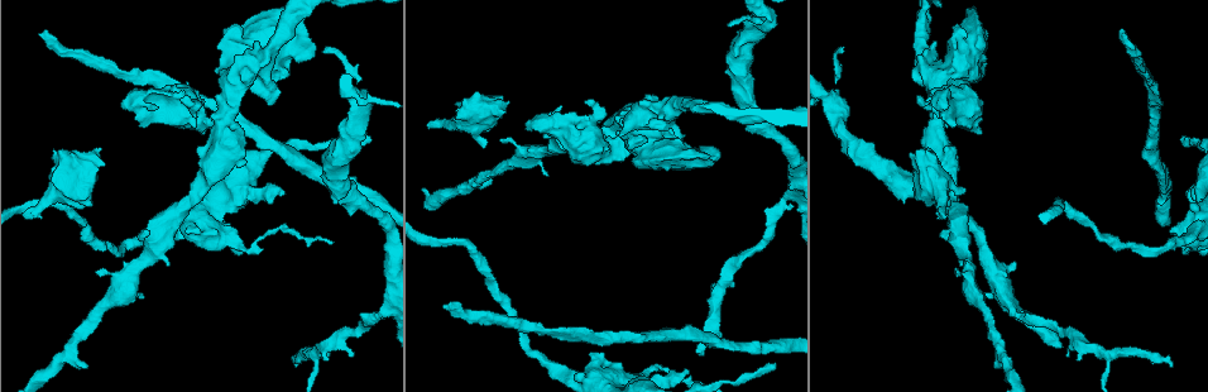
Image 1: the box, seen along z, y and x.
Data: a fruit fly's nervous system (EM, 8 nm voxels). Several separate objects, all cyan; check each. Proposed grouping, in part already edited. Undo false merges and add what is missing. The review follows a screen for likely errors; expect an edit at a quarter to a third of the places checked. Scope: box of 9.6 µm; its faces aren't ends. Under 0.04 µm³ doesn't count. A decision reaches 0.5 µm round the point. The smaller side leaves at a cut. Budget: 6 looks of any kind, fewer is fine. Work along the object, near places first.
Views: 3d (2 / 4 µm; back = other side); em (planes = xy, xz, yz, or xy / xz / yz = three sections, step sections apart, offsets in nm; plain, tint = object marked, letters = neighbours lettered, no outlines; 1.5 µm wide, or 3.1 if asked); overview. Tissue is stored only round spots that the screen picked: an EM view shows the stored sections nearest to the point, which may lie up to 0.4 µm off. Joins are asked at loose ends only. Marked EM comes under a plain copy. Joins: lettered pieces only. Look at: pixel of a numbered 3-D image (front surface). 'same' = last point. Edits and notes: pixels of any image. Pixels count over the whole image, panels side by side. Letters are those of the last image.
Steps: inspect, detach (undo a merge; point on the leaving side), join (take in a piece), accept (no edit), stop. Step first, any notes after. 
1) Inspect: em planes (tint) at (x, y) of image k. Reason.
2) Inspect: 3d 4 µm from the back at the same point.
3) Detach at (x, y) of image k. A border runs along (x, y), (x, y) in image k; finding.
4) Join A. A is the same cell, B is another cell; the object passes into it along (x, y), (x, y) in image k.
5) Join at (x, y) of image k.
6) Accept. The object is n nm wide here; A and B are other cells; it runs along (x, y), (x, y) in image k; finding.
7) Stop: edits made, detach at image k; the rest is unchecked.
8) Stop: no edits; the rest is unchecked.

Inspect: em xy step 4 (tint) at (25, 211) of image 1.

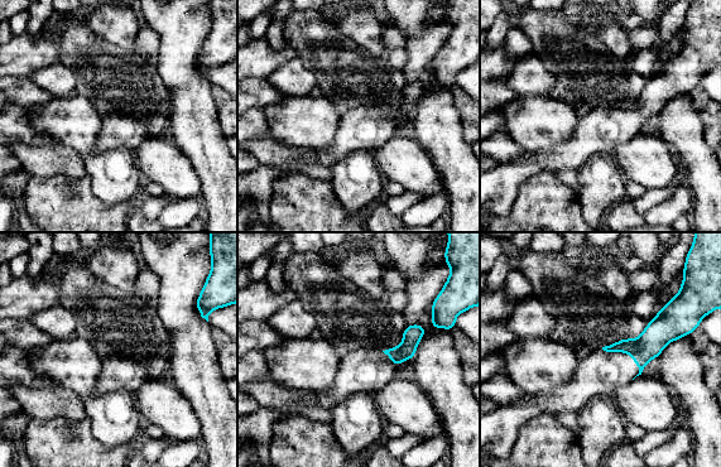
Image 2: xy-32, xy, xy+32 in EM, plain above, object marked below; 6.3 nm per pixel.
Inspect: em planes (letters) at the same point. Another direction.

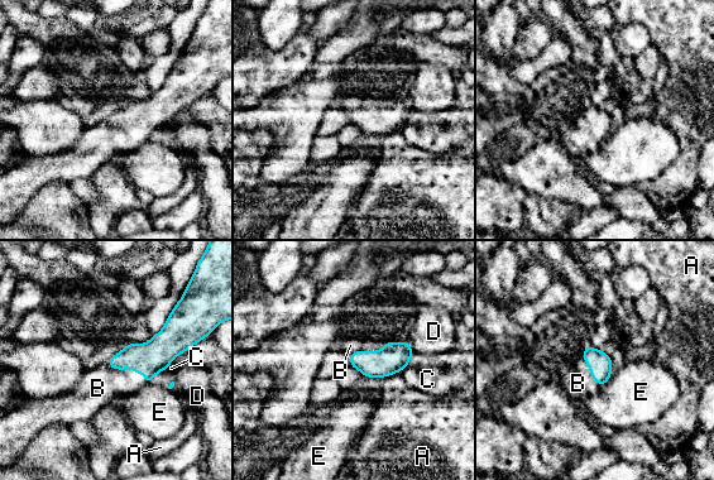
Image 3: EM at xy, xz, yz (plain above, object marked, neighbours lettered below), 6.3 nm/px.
Join B. B is the same cell, A, C, D and E are other cells; the object passes into it along (149, 359), (129, 366), (97, 388) in image 3; it goes on there.

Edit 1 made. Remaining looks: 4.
Inspect: em planes (letters) at (688, 370) of image 1. Branch stops here.

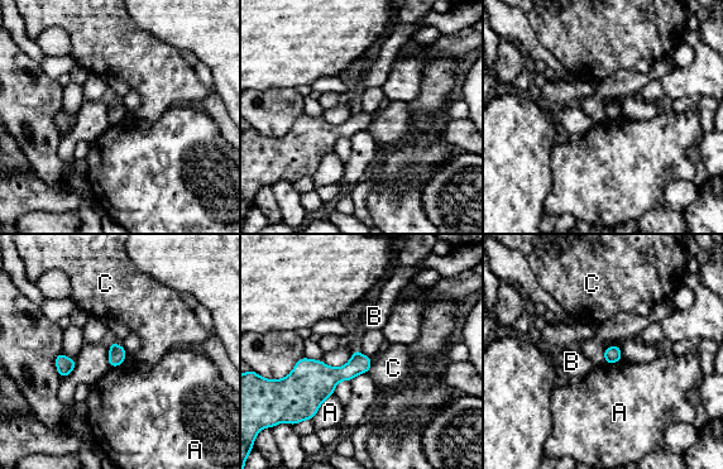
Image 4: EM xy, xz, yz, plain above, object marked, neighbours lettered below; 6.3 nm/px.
Accept. A, B and C are other cells; no lettered piece goes on from it.

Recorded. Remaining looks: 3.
Inspect: 3d 4 µm at (1022, 313) of image 1. Thick turns thin.

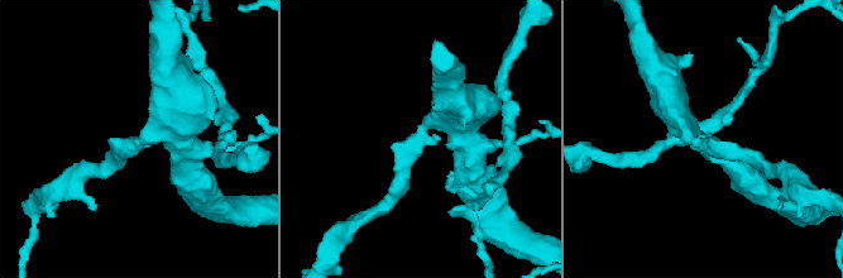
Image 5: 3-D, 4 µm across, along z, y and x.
Inspect: em planes (letters) at (421, 134) of image 5. The arms are 220, 440 nm wide; now the EM.

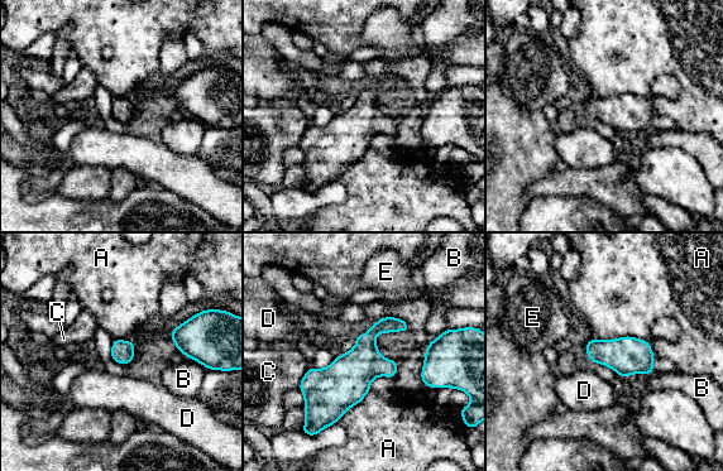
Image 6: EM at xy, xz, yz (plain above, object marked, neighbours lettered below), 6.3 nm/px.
Accept. The object is 150 nm wide here; A, B, C, D and E are other cells; a border runs along (597, 337), (644, 339), (656, 357) in image 6; one cell here.

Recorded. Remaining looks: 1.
Stop: edits made, join at image 3; the rest is unchecked.

